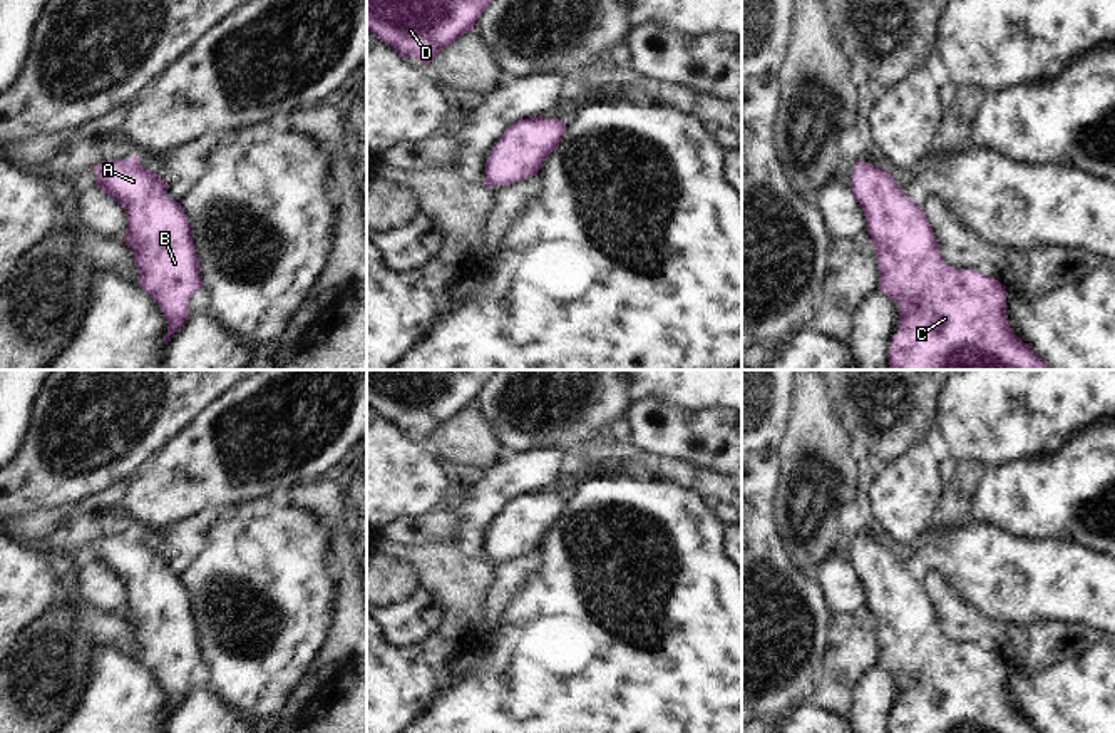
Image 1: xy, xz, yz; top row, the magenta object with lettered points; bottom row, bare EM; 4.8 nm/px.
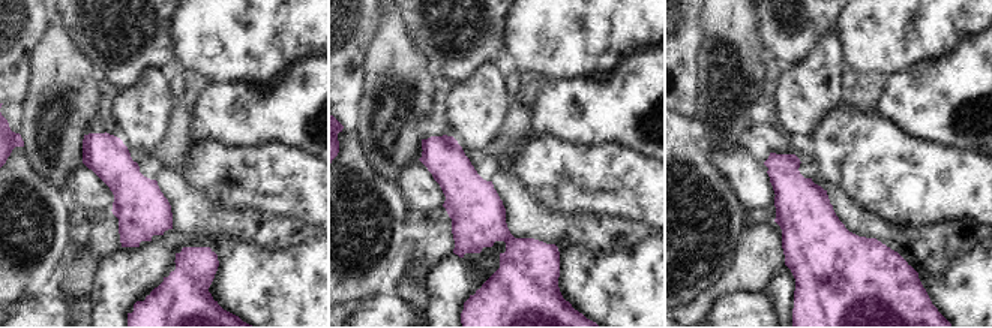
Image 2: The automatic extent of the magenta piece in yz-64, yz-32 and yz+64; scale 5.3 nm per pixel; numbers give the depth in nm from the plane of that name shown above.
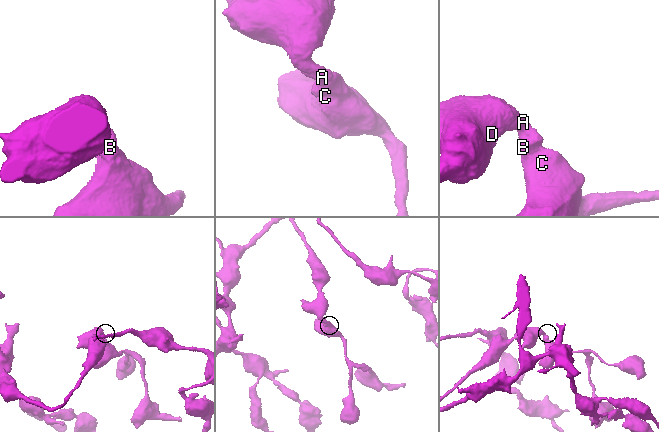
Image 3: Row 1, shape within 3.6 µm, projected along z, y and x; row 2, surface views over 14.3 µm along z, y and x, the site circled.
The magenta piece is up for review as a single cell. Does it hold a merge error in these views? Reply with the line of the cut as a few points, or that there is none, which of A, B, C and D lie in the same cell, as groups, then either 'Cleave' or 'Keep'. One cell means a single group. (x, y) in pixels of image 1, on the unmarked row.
No split. Groups: A B C D. Keep

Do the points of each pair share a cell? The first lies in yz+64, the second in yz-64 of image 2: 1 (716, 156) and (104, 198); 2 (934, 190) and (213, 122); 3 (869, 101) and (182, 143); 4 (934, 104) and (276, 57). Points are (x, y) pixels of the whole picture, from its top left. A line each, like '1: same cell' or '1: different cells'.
1: same cell
2: different cells
3: same cell
4: different cells

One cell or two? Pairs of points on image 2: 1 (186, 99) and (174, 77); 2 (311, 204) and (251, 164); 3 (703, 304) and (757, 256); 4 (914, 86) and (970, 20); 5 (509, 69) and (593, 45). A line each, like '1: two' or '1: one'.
1: two
2: one
3: one
4: two
5: two

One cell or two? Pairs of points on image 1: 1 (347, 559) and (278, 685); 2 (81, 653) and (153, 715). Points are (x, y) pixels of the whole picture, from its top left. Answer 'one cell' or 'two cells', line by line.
1: two cells
2: two cells

